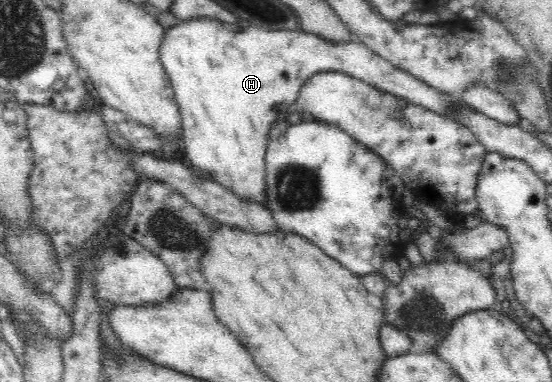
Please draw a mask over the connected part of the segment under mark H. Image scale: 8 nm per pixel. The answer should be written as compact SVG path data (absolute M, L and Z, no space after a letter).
M196 17L164 29L164 39L158 51L160 61L170 78L181 115L184 153L200 172L210 172L214 182L236 194L242 200L266 203L266 147L270 129L283 116L283 110L297 100L304 82L318 72L341 71L384 93L415 103L436 115L452 117L456 100L450 94L432 89L407 71L384 61L363 43L342 41L334 43L302 30L268 29L267 27L238 27L237 23L222 23L219 19Z

